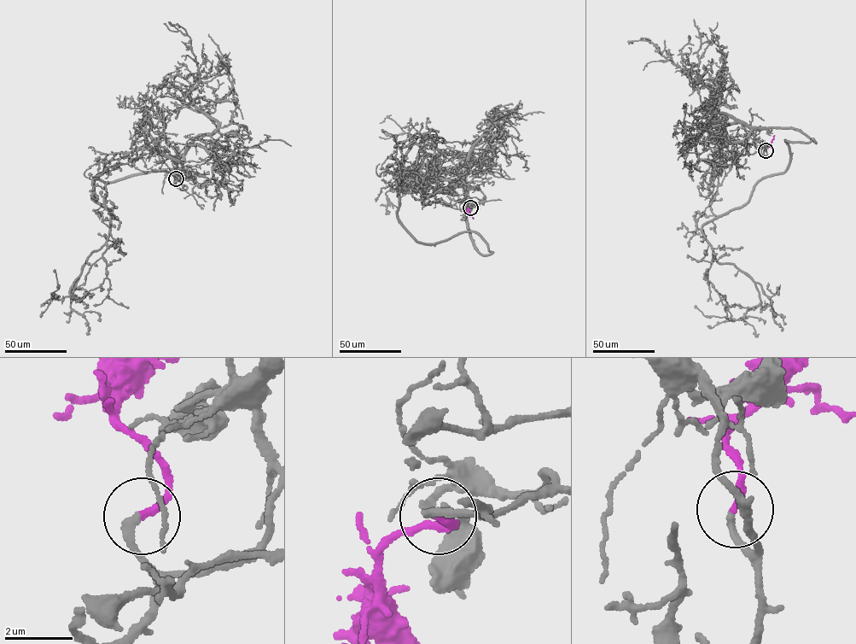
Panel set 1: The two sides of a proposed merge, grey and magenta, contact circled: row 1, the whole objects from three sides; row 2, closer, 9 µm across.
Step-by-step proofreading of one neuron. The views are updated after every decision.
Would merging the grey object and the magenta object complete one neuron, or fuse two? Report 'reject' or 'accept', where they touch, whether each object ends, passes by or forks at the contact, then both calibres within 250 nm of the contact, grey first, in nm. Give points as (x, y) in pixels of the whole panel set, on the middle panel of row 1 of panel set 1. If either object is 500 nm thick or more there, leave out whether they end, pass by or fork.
accept | (470, 207) | grey ends | magenta ends | 240/240 nm

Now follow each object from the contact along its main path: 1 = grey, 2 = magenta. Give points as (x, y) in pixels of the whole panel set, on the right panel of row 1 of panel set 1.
1: (765, 150), (749, 137), (722, 146), (698, 189), (718, 216), (705, 239), (761, 302), (739, 319), (695, 305)
2: (765, 150), (774, 135)

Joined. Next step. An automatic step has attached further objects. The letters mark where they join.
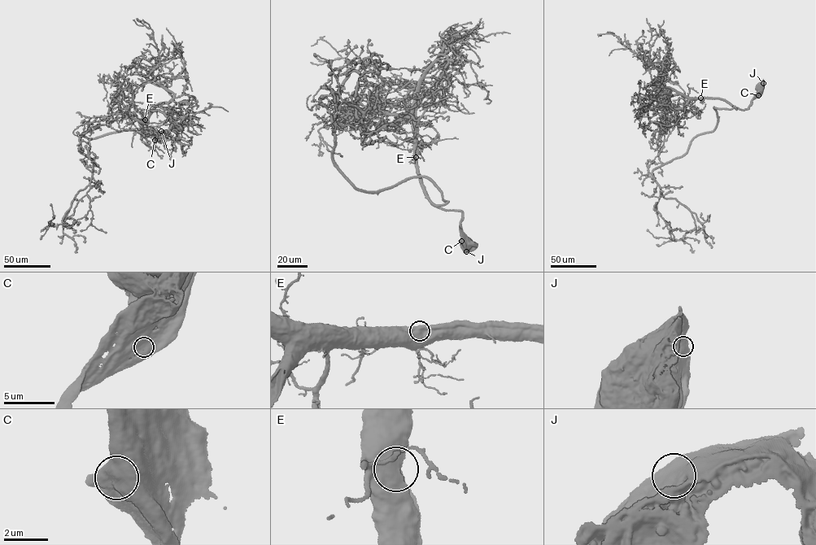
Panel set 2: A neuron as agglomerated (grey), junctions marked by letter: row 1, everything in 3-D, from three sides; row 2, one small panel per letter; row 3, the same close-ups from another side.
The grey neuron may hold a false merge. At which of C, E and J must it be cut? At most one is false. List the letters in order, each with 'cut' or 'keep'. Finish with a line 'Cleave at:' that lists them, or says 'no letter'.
C: keep
E: keep
J: keep
Cleave at: no letter

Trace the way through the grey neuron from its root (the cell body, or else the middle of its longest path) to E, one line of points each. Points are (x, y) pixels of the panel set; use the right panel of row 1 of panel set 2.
E: (759, 87), (761, 92), (744, 110), (717, 98), (700, 98)

